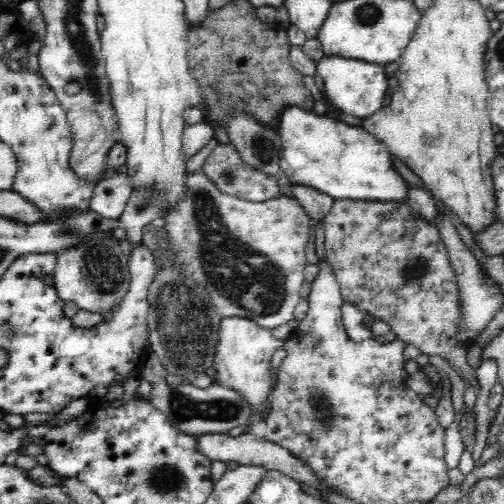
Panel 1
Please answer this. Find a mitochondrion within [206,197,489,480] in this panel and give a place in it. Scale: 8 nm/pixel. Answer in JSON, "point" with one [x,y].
{"point":[414,270]}

